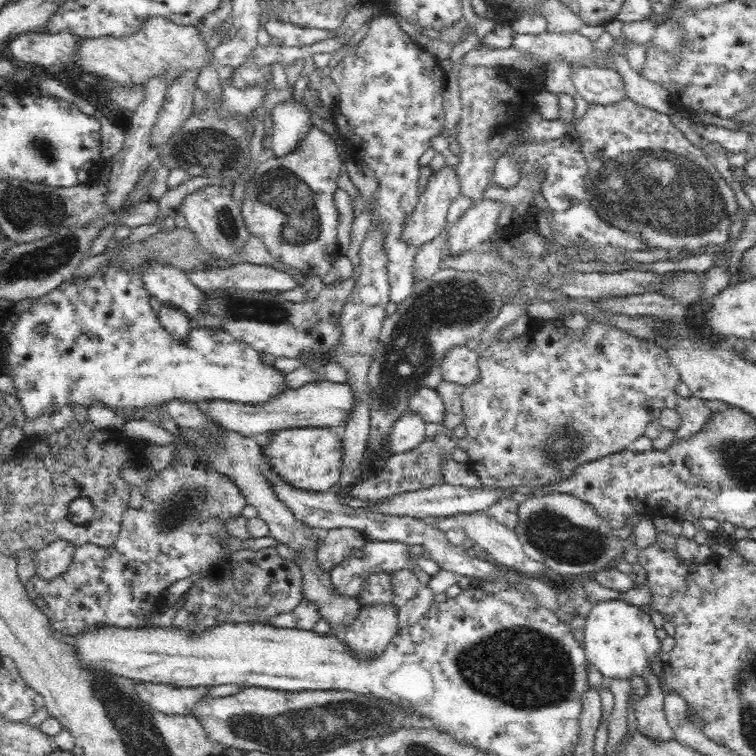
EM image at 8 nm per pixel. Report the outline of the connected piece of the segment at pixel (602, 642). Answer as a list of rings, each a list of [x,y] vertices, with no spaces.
[[[622,599],[602,601],[595,604],[588,613],[585,625],[583,649],[589,664],[602,674],[606,683],[612,681],[630,681],[634,676],[642,678],[654,676],[652,664],[660,654],[661,662],[666,658],[662,654],[662,632],[654,627],[650,615],[634,604]]]

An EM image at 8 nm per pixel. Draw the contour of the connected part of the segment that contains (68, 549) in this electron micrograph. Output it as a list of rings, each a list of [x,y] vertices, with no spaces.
[[[57,539],[34,552],[34,562],[38,575],[54,578],[72,566],[77,546],[68,539]]]

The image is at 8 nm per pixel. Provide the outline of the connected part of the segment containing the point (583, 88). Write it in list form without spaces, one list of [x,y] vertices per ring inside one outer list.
[[[612,66],[579,67],[571,75],[576,91],[588,103],[608,105],[630,97],[626,81]]]

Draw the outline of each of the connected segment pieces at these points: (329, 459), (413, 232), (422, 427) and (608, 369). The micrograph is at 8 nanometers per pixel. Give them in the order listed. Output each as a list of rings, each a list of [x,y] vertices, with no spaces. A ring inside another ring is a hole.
[[[304,426],[279,430],[267,453],[281,478],[297,489],[310,492],[331,491],[340,480],[344,443],[342,433],[332,426]]]
[[[446,163],[440,170],[432,170],[432,175],[428,178],[428,183],[424,186],[424,190],[418,194],[416,206],[414,206],[412,212],[402,222],[402,230],[398,234],[398,239],[404,245],[412,248],[419,247],[426,240],[432,240],[440,232],[442,224],[444,224],[446,210],[448,210],[450,203],[460,192],[461,182],[456,169],[450,168]]]
[[[410,407],[393,426],[389,451],[393,454],[412,450],[422,444],[426,438],[428,438],[427,423]]]
[[[610,317],[589,319],[586,328],[575,331],[574,335],[564,336],[556,329],[556,325],[550,320],[530,318],[528,330],[518,337],[508,340],[492,342],[479,351],[478,364],[480,378],[469,385],[461,387],[461,404],[463,405],[463,422],[468,434],[458,440],[458,444],[469,454],[468,465],[479,475],[481,482],[490,486],[508,486],[528,488],[532,484],[548,482],[552,478],[567,474],[579,463],[592,458],[600,458],[604,454],[618,452],[631,447],[634,440],[645,434],[650,422],[659,420],[660,410],[664,407],[676,408],[678,400],[684,400],[684,410],[688,410],[686,397],[678,398],[674,394],[674,388],[679,383],[678,371],[670,365],[670,359],[662,352],[662,348],[652,343],[649,339],[632,334],[629,330],[617,325],[617,319],[612,321]]]

